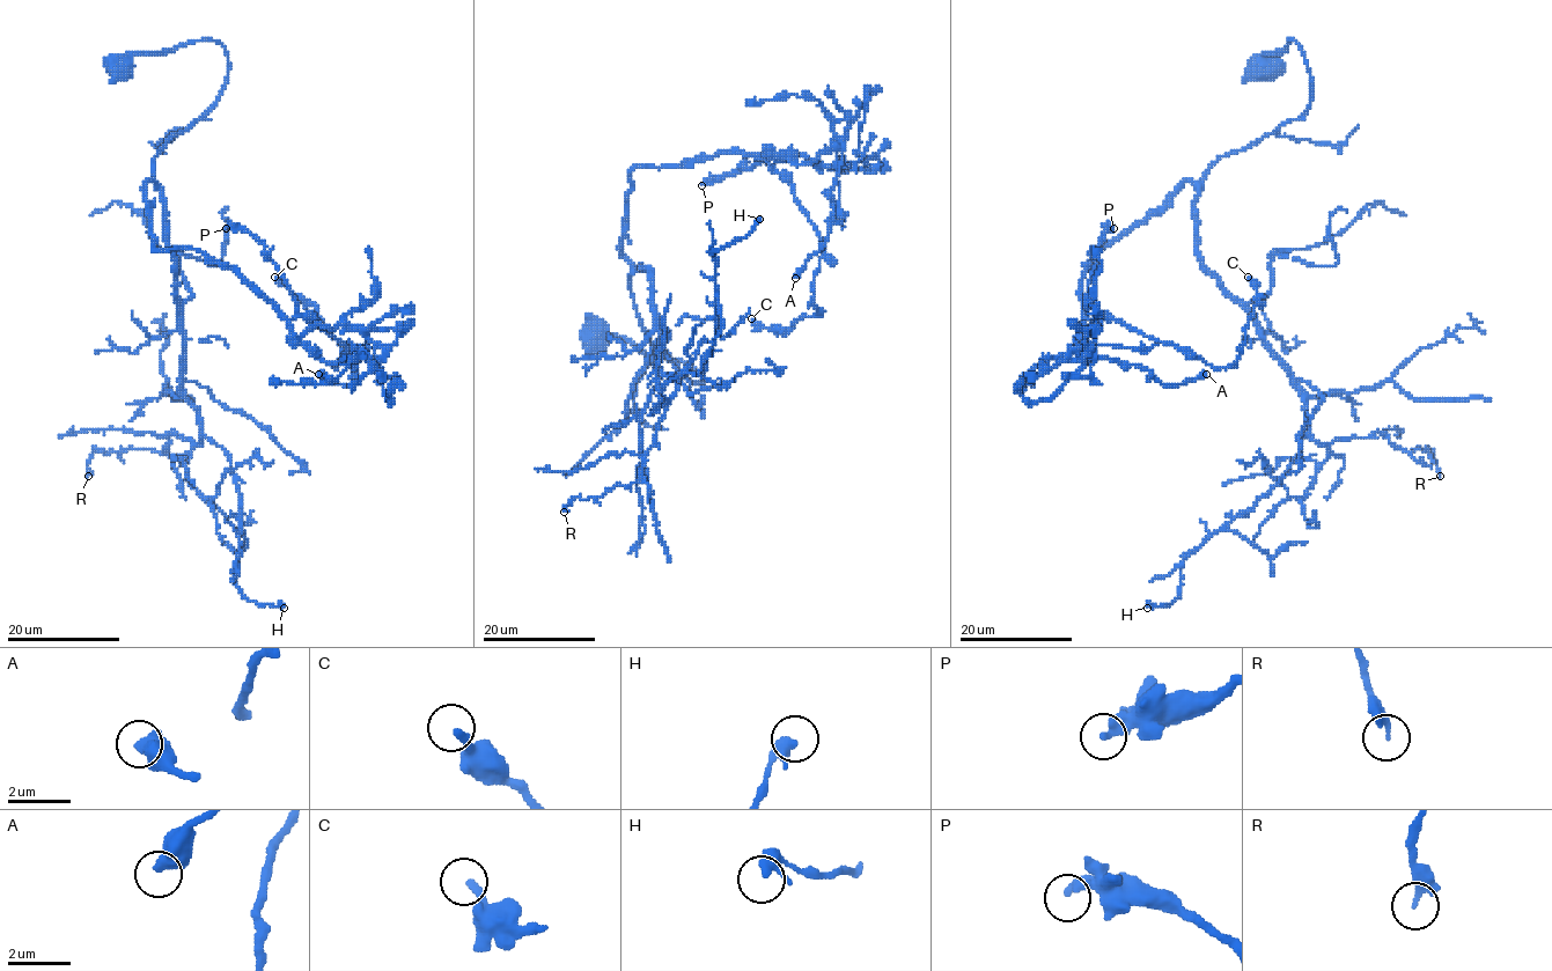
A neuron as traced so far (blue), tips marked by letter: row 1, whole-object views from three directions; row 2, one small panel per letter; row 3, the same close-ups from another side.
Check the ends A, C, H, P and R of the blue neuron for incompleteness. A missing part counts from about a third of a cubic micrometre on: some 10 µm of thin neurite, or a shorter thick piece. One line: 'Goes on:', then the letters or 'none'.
Goes on: none

